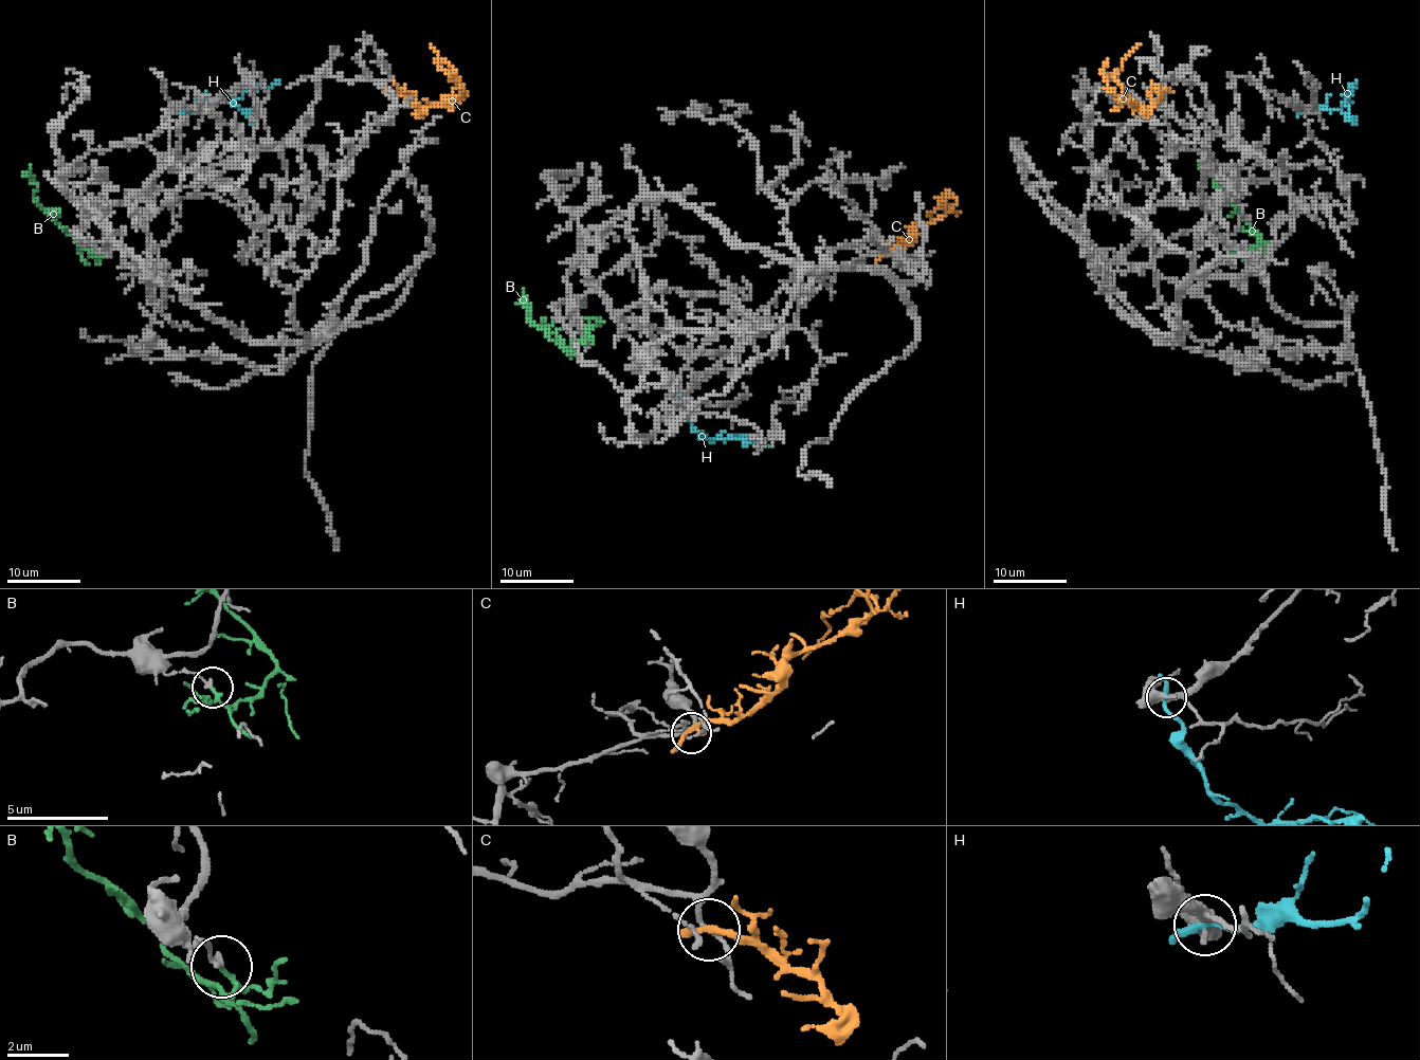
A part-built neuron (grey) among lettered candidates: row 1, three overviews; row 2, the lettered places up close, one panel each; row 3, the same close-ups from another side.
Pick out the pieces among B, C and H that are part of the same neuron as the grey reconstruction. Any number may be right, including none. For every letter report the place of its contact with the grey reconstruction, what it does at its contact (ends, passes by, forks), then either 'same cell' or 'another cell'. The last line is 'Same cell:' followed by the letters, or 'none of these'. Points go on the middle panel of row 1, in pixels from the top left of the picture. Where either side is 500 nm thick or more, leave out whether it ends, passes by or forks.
B: (584, 327) | it passes by | another cell
C: (881, 255) | it passes by | another cell
H: (677, 395) | it passes by | another cell
Same cell: none of these

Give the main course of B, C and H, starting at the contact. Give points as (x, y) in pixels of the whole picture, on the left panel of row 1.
B: (91, 247), (91, 254), (36, 200), (36, 184), (31, 179), (29, 165)
C: (388, 90), (405, 96), (420, 109), (440, 103), (451, 92), (455, 83), (440, 67), (438, 54), (429, 42)
H: (185, 110), (201, 110), (221, 96), (236, 99), (246, 92), (269, 89), (278, 81)

